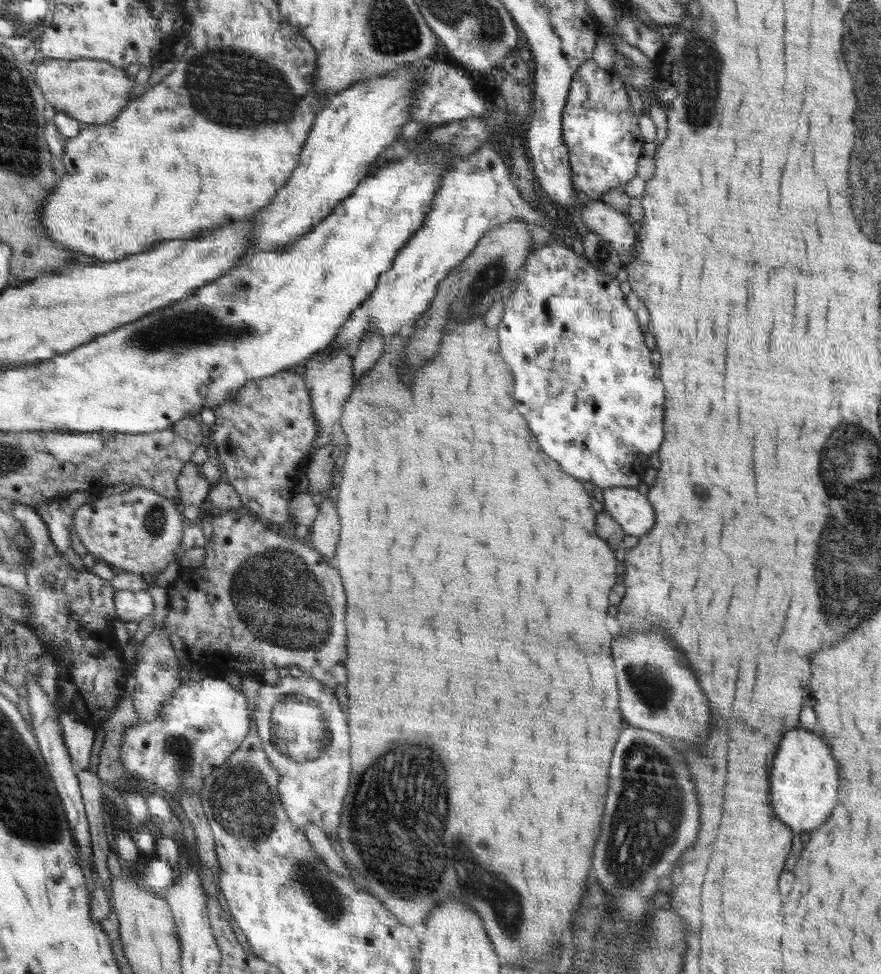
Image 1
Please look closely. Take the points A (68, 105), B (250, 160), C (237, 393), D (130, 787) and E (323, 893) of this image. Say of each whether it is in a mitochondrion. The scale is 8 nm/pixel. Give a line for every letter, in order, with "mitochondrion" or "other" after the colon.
A: other
B: other
C: other
D: other
E: mitochondrion

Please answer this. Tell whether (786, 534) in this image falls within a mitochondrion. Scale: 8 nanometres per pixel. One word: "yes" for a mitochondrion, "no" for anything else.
no

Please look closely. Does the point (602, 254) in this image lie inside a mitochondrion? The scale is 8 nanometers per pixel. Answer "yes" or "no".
yes

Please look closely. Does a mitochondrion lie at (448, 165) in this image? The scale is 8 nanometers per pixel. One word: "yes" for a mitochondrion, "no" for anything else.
no

